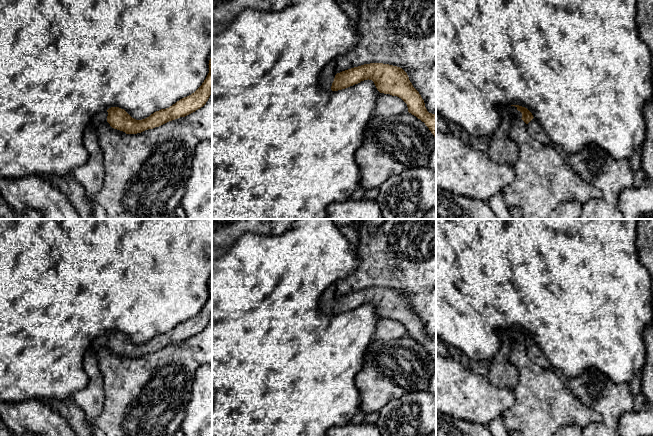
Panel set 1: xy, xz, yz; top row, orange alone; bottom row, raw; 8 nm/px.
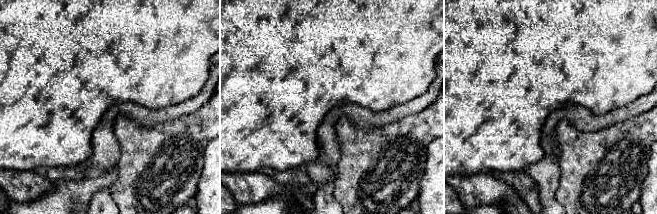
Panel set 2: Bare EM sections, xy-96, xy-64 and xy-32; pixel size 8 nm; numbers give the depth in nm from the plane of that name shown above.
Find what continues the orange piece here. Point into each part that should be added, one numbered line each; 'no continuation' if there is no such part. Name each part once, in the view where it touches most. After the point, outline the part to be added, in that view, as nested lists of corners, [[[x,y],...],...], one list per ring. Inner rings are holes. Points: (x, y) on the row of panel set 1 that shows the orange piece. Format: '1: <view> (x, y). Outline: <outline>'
1: yz (502, 149). Outline: [[[515,106],[502,109],[502,120],[497,131],[491,136],[489,146],[485,151],[494,162],[512,167],[518,158],[518,147],[510,137],[511,119],[522,118],[522,113]]]

